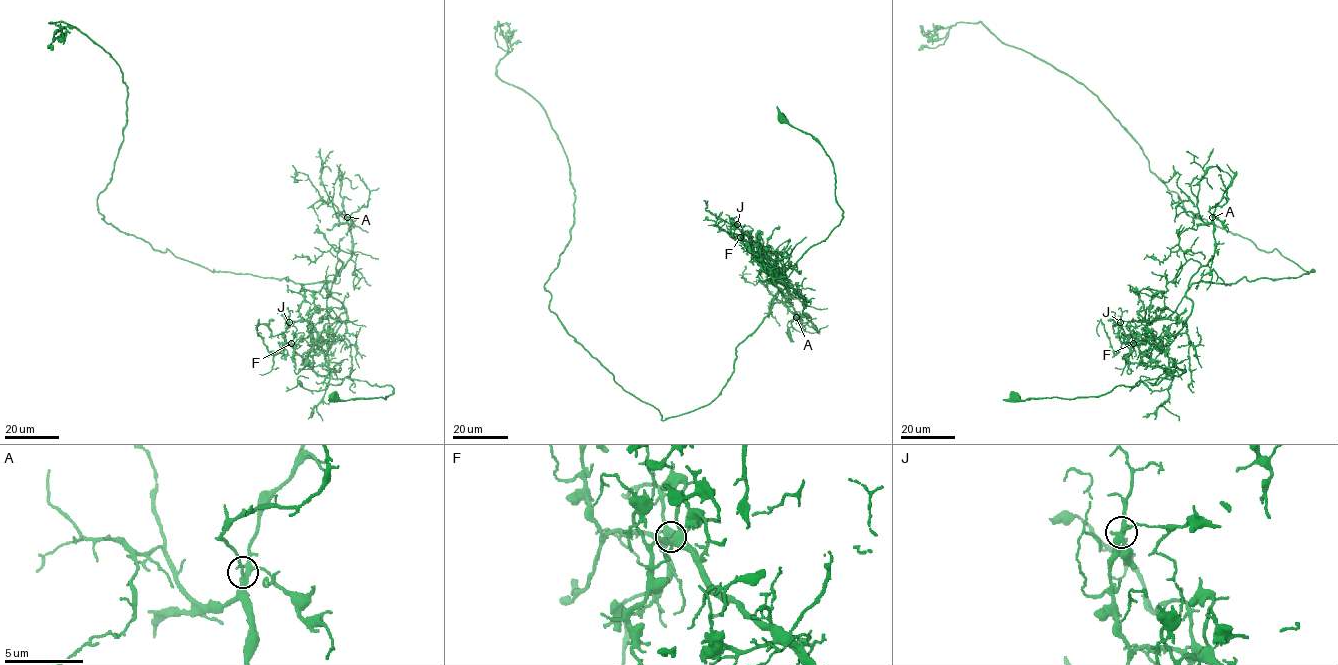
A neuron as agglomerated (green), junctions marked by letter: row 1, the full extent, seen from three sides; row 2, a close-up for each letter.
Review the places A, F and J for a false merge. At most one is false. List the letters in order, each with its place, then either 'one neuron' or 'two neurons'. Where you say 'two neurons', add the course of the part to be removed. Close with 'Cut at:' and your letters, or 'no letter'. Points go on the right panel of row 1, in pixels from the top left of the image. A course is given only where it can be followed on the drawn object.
A: place (1212, 217); one neuron
F: place (1133, 343); one neuron
J: place (1120, 322); two neurons; course (1120, 322), (1120, 342), (1134, 343), (1174, 378), (1142, 381), (1137, 385), (1120, 385), (1097, 396), (1003, 400)
Cut at: J

